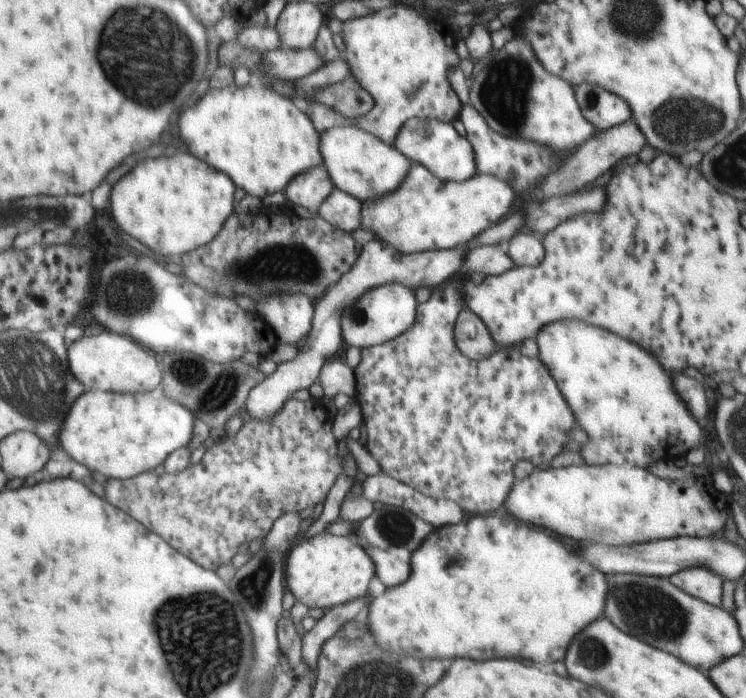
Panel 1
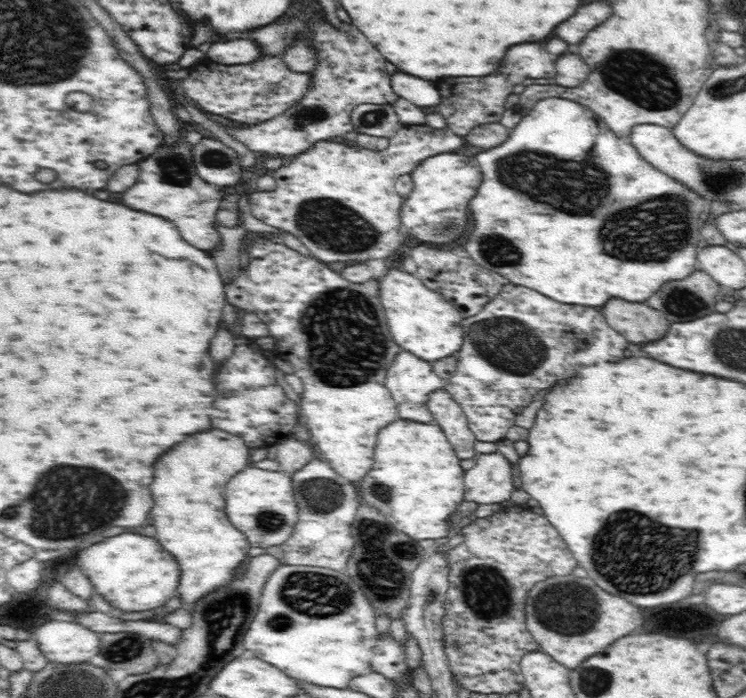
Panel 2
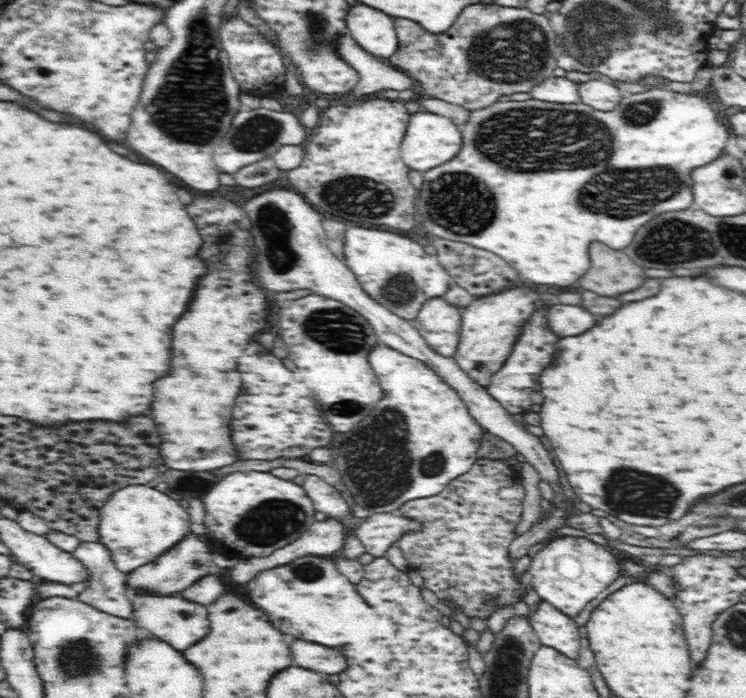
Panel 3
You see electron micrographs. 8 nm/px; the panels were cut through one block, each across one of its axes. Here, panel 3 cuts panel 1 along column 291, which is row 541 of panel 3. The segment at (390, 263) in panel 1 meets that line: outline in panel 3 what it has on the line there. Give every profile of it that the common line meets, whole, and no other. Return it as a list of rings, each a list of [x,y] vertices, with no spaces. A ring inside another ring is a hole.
[[[396,512],[374,513],[359,521],[352,533],[364,545],[366,552],[376,558],[384,557],[388,548],[397,543],[402,534],[410,530],[422,530],[422,523]]]

